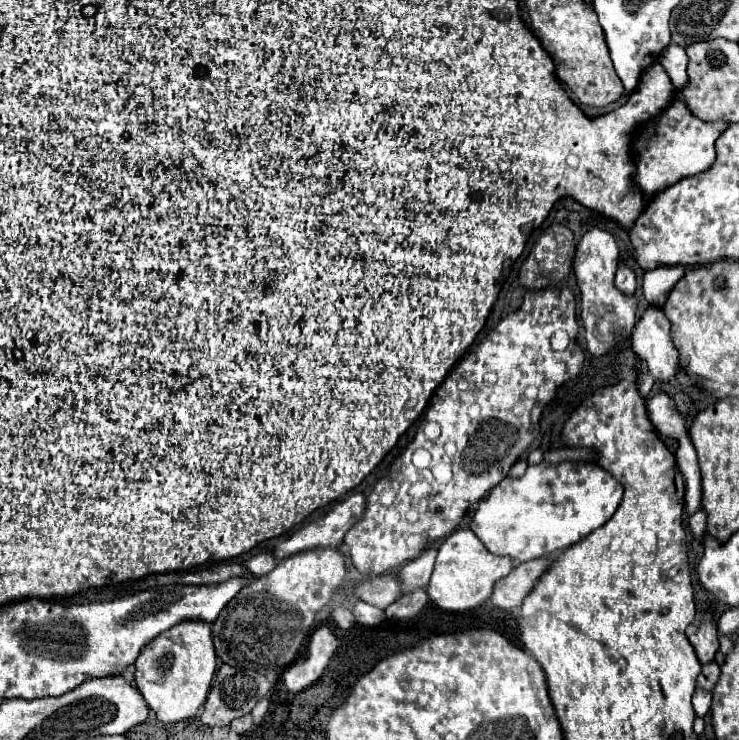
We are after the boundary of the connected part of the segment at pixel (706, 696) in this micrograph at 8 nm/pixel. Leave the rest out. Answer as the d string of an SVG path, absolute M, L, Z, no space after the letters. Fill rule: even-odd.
M696 689L694 697L692 697L692 705L694 705L694 711L698 717L704 717L708 711L710 711L710 705L712 705L712 693L708 689Z

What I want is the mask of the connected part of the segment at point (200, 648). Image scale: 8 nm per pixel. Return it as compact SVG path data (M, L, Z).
M184 621L158 635L146 649L140 651L136 663L136 685L150 709L162 723L188 721L196 717L216 673L216 651L210 635L210 625L202 621Z

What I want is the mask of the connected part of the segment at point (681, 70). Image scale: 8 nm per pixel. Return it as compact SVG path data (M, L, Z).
M670 43L666 47L666 51L662 51L658 63L664 67L664 71L668 73L668 77L672 79L676 89L682 89L688 83L688 75L686 75L688 57L686 57L686 51L680 45Z

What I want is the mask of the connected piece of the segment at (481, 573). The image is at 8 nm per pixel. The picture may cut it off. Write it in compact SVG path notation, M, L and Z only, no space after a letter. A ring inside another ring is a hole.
M458 529L438 547L434 573L428 583L430 601L446 611L470 611L476 609L492 595L492 587L498 579L512 571L512 559L494 555L470 529Z

